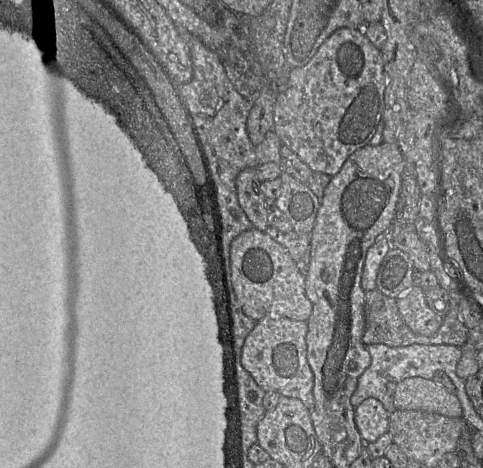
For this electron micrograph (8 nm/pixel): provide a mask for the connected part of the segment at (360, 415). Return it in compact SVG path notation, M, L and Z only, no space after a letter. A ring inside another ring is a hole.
M374 397L355 407L355 423L364 443L371 443L389 430L389 413L383 403Z

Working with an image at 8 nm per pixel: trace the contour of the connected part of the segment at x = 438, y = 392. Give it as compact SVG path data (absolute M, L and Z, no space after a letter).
M408 377L396 385L394 405L401 410L423 410L448 417L462 417L463 409L455 393L434 379Z

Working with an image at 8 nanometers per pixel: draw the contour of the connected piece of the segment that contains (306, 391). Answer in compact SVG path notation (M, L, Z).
M266 315L247 336L242 365L265 392L298 398L311 411L314 408L314 374L307 360L308 323L281 316Z

